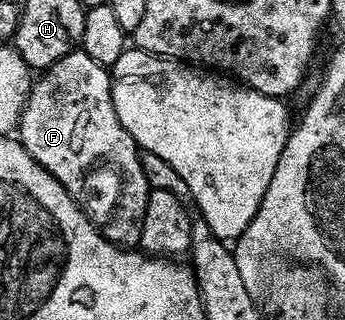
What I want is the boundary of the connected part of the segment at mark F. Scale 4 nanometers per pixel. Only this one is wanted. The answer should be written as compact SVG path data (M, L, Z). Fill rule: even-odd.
M75 50L64 54L64 58L39 76L42 77L31 83L30 97L22 107L17 139L65 191L68 184L76 184L80 194L78 207L87 216L96 214L108 222L112 218L112 230L120 232L118 226L122 226L122 232L134 232L134 223L142 219L152 189L145 180L138 144L132 134L120 126L120 118L116 118L107 65L88 58L84 51ZM90 168L94 168L90 176L98 176L100 180L96 178L92 184L90 180L80 182L80 170L86 172ZM104 188L108 194L104 194Z

